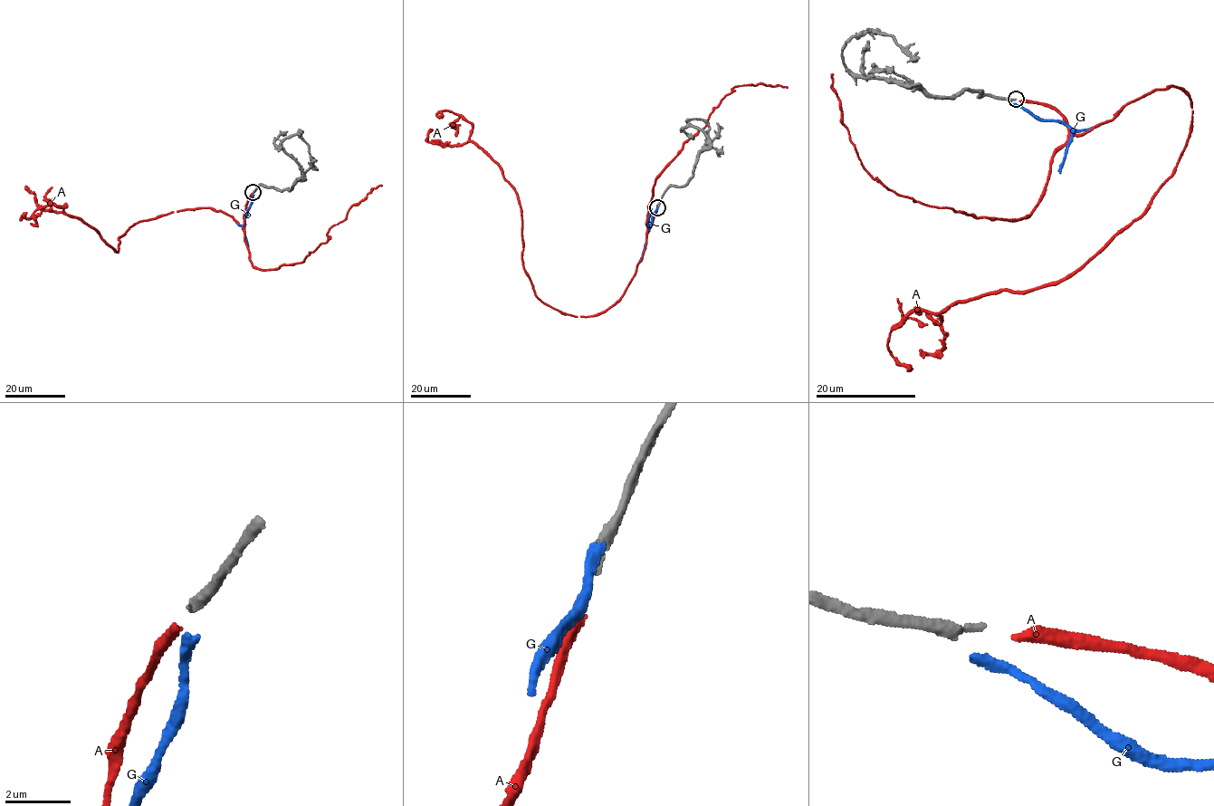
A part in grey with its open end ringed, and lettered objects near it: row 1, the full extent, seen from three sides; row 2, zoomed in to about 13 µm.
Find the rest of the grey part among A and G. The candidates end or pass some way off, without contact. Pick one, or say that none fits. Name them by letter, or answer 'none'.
A

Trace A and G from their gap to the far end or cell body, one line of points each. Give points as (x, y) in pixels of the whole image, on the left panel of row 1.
A: (252, 193), (243, 228), (205, 207), (170, 212), (132, 225), (118, 251), (66, 206), (38, 207), (30, 223)
G: (253, 195), (244, 218), (248, 247)

